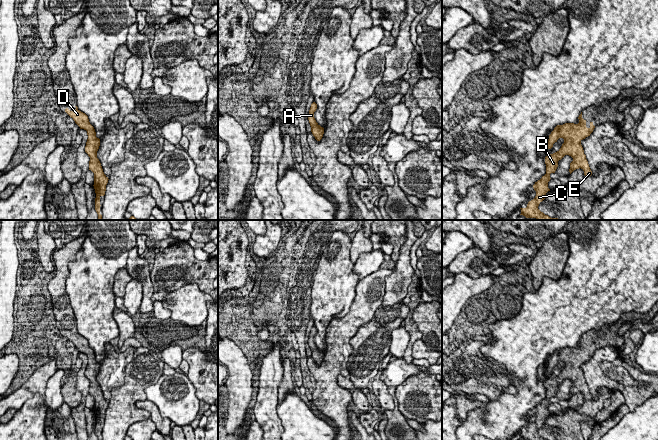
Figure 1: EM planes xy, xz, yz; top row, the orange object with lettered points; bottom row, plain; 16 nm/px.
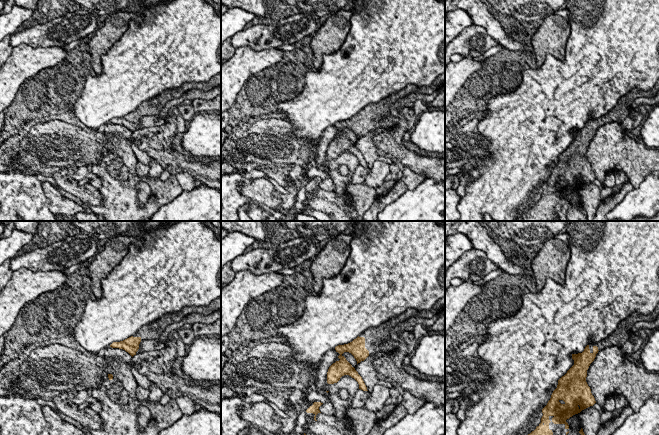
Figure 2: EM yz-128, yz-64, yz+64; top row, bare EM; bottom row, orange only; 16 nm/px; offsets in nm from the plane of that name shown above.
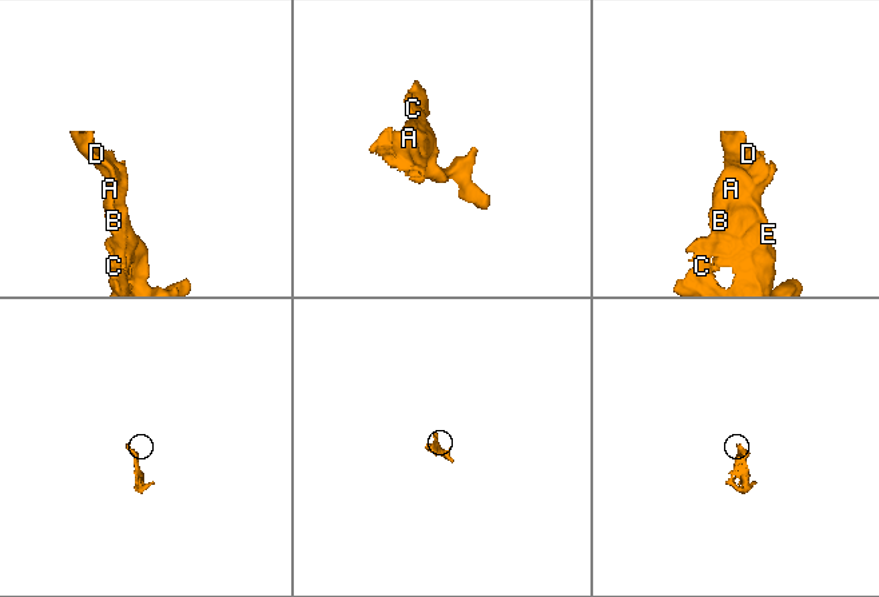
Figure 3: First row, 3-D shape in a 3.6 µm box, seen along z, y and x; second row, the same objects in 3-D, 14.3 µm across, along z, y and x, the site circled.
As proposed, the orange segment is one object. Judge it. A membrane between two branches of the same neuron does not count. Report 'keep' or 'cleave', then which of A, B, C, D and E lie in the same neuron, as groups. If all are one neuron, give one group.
keep; A B C D E

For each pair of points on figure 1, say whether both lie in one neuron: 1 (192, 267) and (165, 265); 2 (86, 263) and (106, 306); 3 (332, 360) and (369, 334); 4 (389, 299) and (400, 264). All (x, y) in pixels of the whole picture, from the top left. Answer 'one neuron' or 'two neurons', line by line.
1: one neuron
2: one neuron
3: two neurons
4: one neuron

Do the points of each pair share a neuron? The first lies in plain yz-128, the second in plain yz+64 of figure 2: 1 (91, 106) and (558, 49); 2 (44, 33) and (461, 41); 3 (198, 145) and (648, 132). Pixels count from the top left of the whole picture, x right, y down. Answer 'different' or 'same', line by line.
1: different
2: same
3: same

